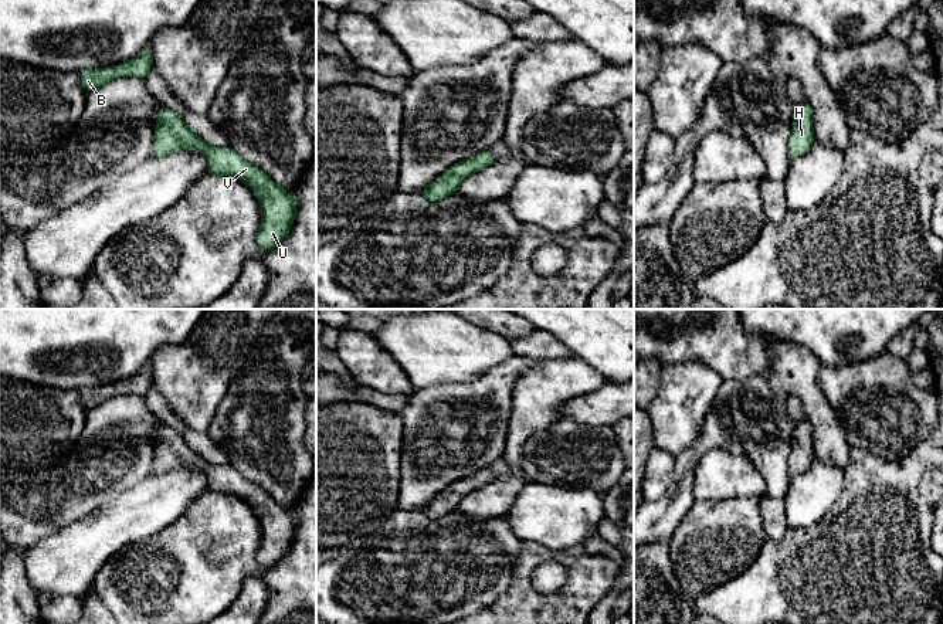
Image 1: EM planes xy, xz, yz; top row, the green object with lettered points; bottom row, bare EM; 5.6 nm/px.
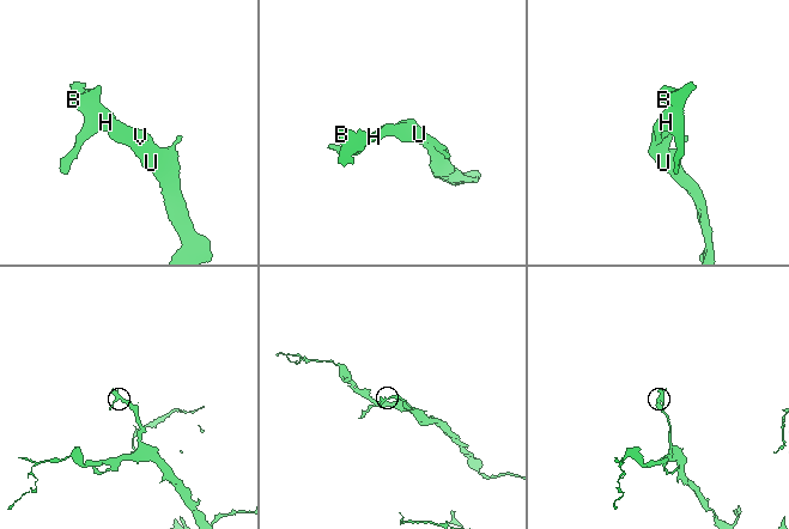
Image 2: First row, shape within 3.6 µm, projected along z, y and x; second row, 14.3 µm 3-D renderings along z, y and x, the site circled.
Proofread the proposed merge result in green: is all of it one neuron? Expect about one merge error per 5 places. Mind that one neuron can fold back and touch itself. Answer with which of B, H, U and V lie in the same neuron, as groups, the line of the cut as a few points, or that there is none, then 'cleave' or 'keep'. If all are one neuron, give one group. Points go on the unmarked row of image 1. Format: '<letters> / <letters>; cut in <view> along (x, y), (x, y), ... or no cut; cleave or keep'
B H U V; no cut; keep

